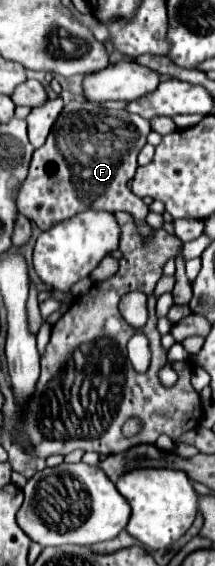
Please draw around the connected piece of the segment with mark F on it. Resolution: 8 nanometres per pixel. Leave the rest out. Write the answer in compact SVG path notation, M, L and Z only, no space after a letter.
M68 102L58 114L48 140L30 162L30 174L18 192L18 210L40 230L50 230L82 210L130 212L144 236L152 232L146 224L148 206L130 192L128 182L138 168L138 154L150 134L150 122L128 110L110 110L94 102Z

